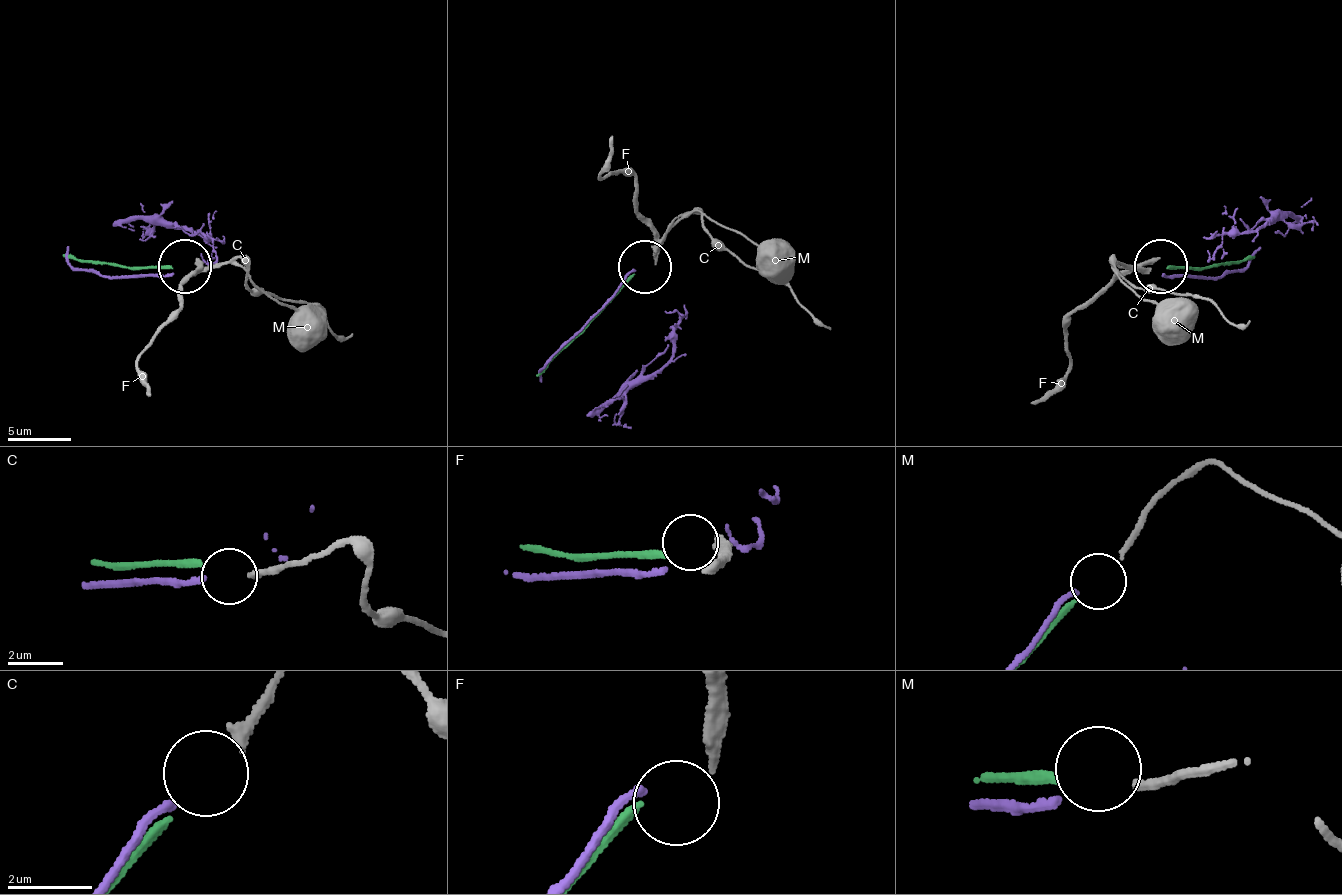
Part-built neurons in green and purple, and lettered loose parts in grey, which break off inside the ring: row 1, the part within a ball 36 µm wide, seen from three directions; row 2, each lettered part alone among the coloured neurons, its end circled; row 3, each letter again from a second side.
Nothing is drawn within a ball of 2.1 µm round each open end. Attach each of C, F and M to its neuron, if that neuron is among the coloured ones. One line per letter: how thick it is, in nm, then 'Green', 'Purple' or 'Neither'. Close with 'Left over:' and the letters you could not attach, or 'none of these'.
C: Thickness 280 nm. Neither
F: Thickness 280 nm. Neither
M: Thickness 180 nm. Green
Left over: C, F

